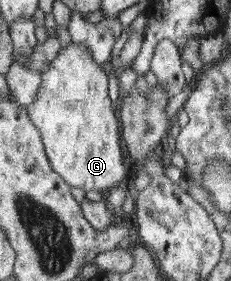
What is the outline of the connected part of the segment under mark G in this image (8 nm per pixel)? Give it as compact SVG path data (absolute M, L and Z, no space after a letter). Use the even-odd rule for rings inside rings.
M71 41L70 44L65 46L65 48L62 48L59 56L57 56L57 58L51 62L51 68L43 72L42 75L43 86L41 86L41 90L37 92L35 102L33 102L33 104L29 104L28 111L30 112L30 117L33 121L33 124L39 128L42 142L45 144L46 153L50 157L50 163L55 169L55 172L58 172L61 176L63 176L63 178L73 188L81 188L87 192L89 192L89 190L96 190L101 194L105 194L110 188L119 186L123 180L130 179L133 169L131 168L132 165L125 163L125 156L123 156L123 144L121 144L121 140L124 140L124 138L121 138L122 121L119 121L119 118L117 118L115 108L113 110L113 102L111 102L111 98L109 98L109 78L107 78L107 68L95 62L95 56L93 56L93 52L89 50L89 46L87 46L87 44L75 44L75 42Z

